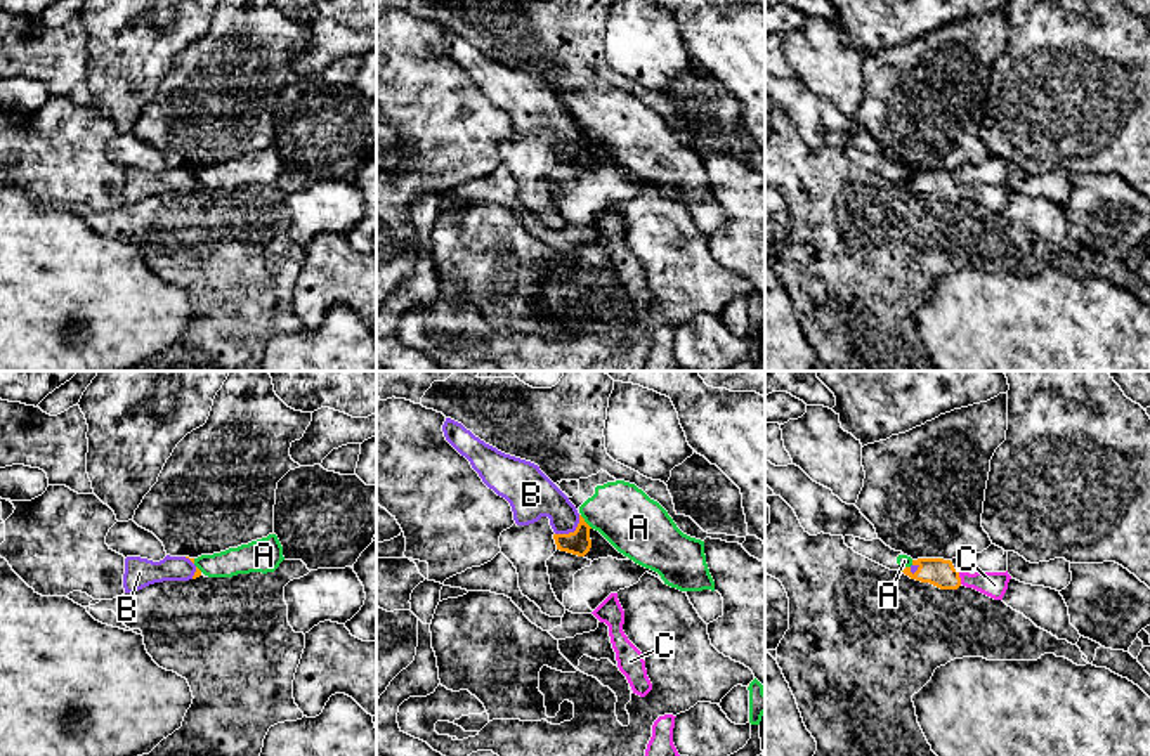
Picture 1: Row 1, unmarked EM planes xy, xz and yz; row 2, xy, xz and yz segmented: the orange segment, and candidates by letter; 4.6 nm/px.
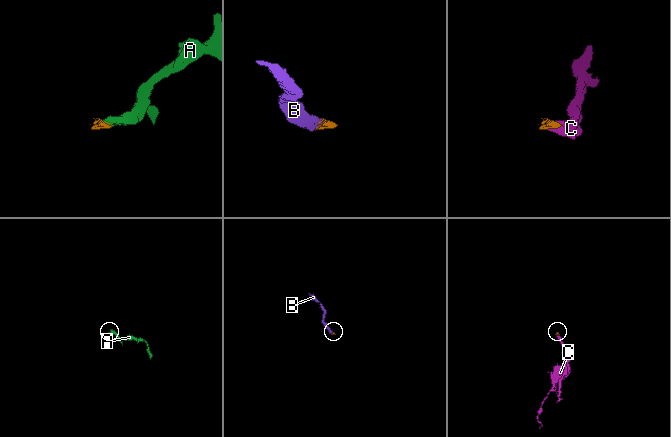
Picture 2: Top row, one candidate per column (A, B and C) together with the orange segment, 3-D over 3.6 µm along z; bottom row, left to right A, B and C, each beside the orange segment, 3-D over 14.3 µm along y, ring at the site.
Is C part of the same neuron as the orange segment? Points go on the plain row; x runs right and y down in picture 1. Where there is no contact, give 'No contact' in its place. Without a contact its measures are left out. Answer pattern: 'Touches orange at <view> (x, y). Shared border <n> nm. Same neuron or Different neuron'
Touches orange at yz (960, 189). Shared border 60 nm. Same neuron

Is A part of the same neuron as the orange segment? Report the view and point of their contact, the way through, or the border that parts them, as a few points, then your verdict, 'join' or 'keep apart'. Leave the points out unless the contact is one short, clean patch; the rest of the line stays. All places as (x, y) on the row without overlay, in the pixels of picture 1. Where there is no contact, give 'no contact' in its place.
xz (585, 134) | along xz (580, 127), (592, 139) | keep apart

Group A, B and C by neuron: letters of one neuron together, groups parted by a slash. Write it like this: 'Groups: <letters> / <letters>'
Groups: A / B C

